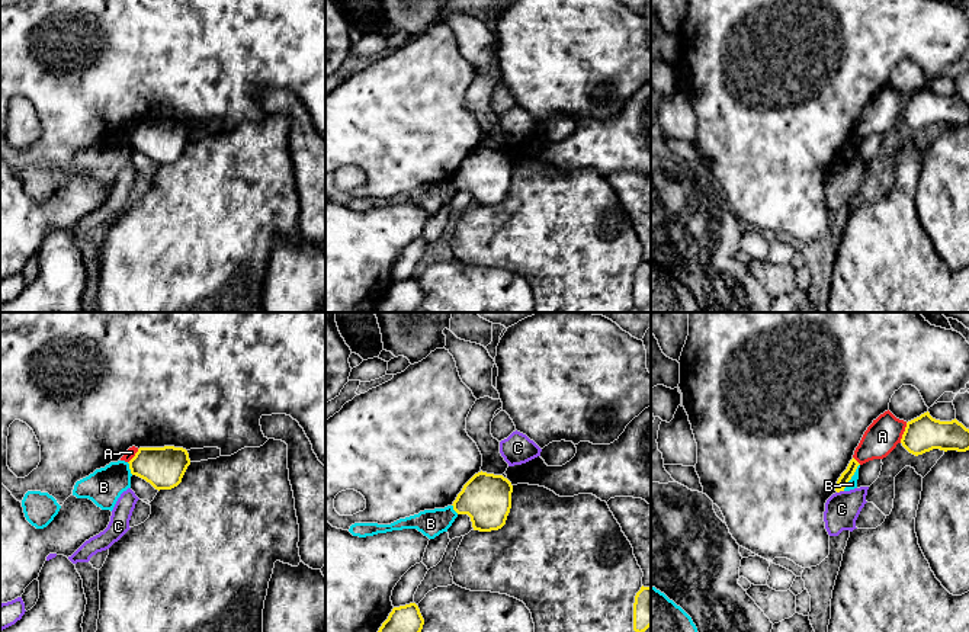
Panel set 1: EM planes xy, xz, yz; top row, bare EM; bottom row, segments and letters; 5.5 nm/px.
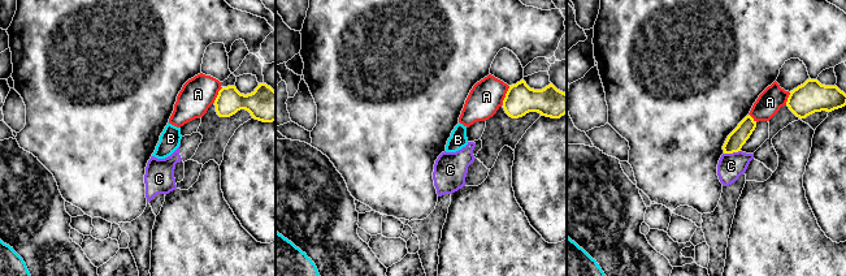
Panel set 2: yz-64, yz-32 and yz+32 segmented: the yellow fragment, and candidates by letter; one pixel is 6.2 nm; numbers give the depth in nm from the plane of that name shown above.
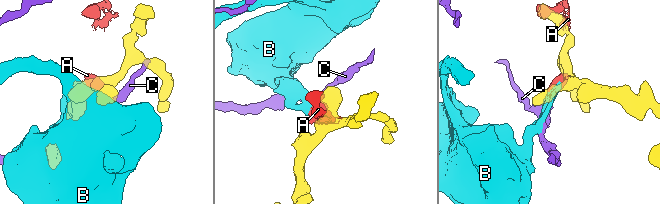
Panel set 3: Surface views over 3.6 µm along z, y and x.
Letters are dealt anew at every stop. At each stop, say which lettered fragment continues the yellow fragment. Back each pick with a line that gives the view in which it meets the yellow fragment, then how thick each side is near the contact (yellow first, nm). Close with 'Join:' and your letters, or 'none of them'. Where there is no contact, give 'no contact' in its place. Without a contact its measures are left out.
Join: none of them

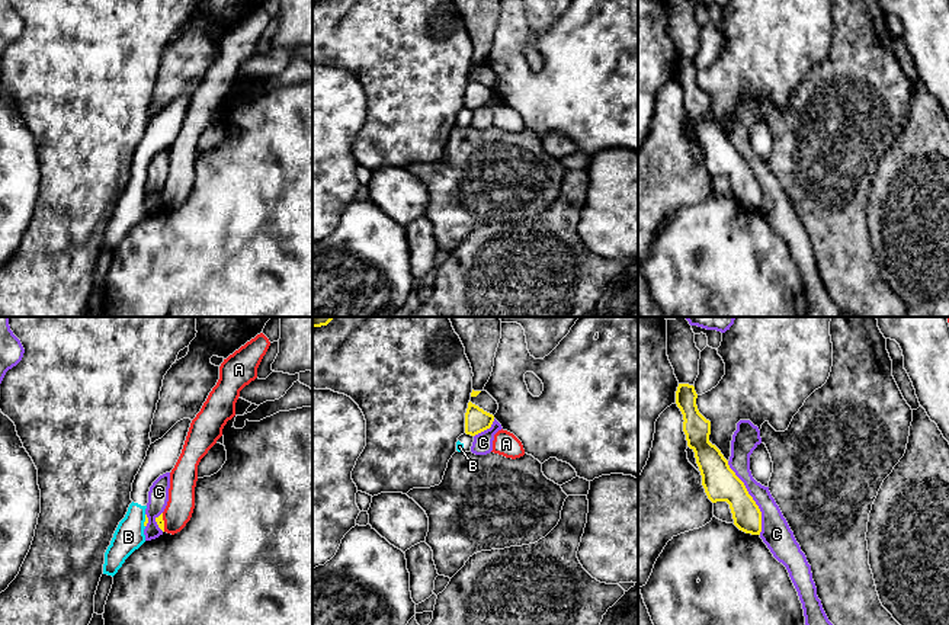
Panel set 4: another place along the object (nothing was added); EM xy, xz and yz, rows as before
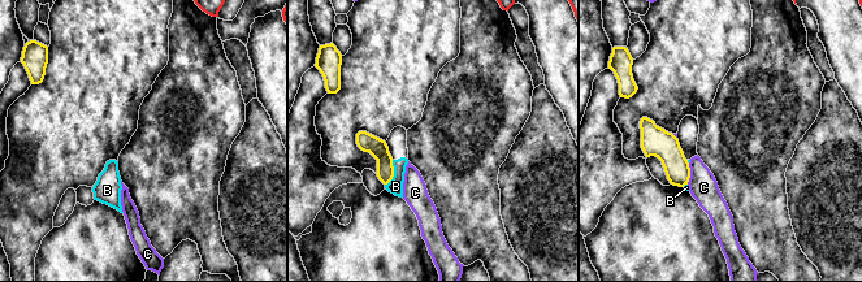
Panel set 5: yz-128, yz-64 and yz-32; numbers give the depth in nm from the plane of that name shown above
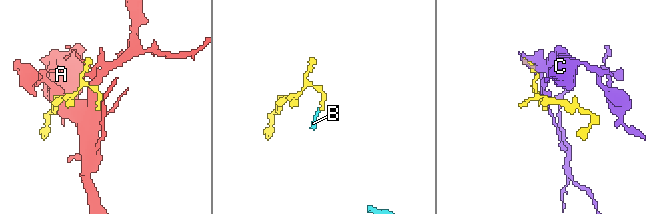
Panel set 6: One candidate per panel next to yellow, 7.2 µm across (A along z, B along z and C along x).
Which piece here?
Join: none of them

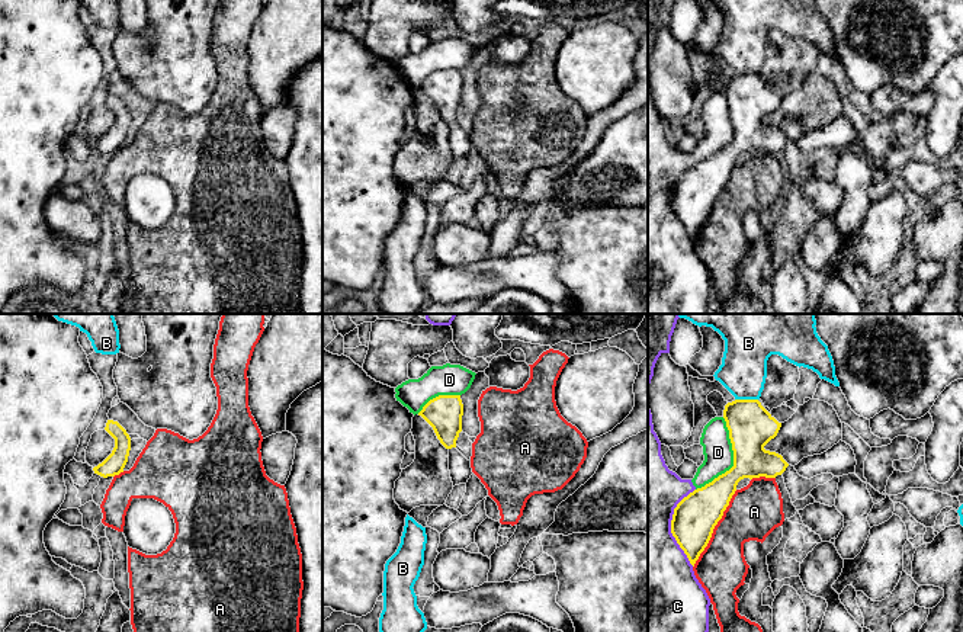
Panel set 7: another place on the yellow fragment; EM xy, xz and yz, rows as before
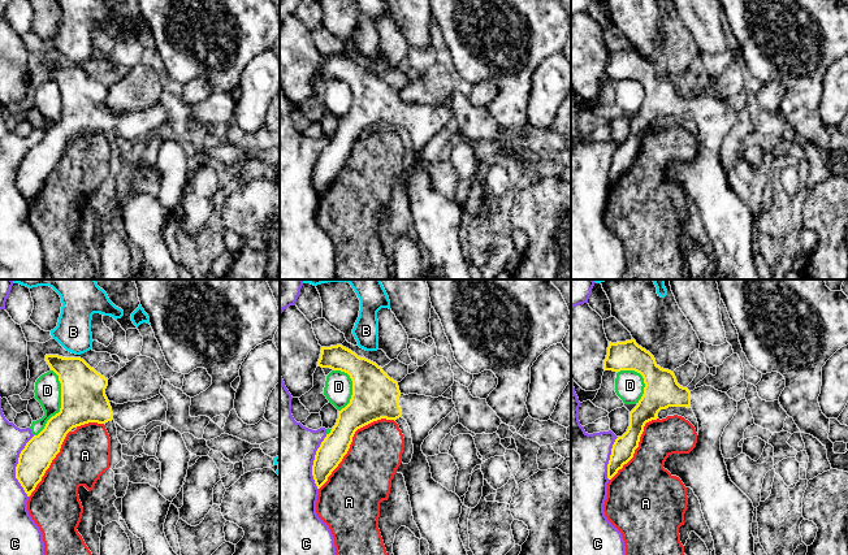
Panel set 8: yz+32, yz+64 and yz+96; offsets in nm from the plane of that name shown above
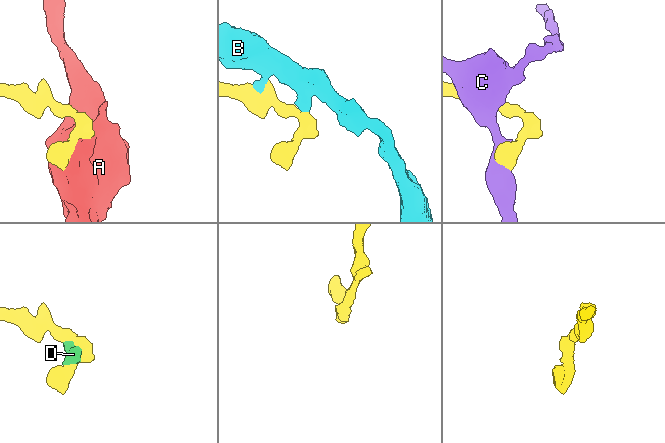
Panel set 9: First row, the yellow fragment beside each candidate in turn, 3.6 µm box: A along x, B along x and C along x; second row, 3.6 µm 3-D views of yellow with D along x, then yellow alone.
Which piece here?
Join: none of them

